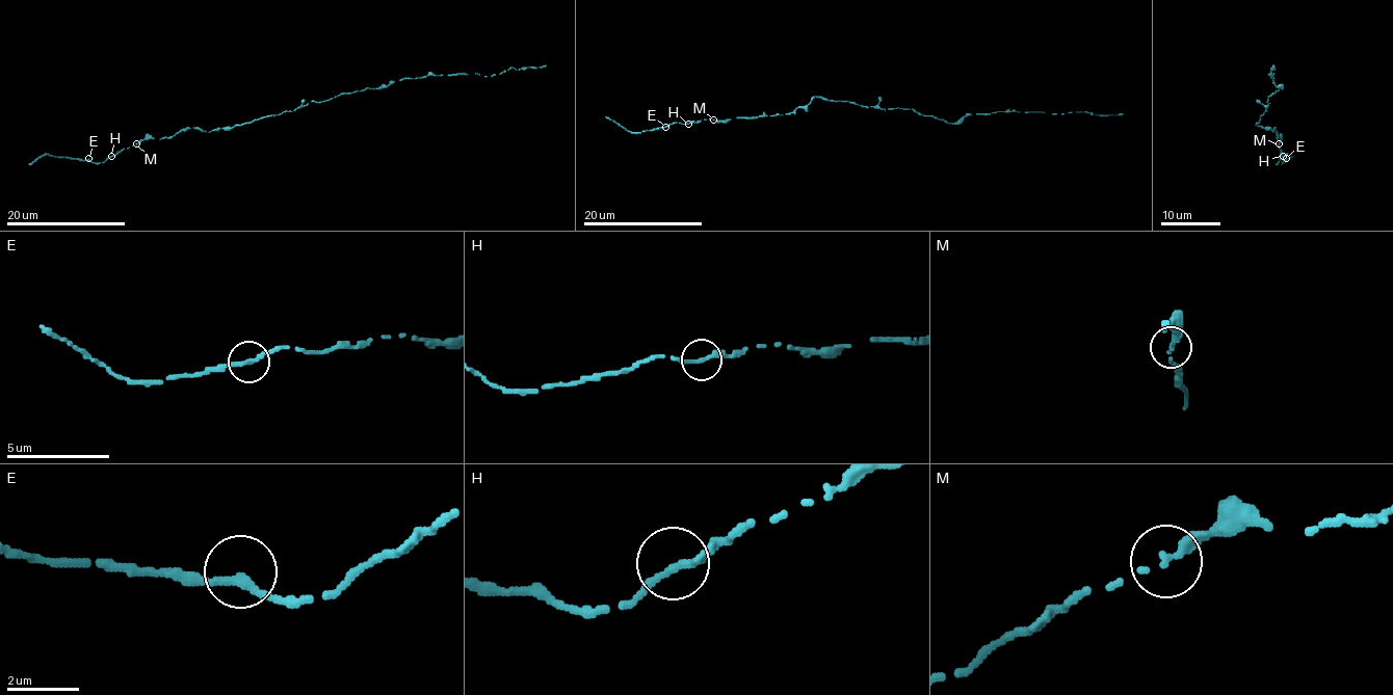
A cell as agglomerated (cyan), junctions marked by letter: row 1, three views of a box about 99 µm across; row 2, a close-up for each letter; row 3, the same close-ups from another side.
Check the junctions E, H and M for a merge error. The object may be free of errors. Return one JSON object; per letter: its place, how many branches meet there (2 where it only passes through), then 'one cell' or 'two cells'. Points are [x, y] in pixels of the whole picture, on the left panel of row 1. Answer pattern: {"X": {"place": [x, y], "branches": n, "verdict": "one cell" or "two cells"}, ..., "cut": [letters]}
{"E": {"place": [88, 158], "branches": 2, "verdict": "one cell"}, "H": {"place": [111, 156], "branches": 2, "verdict": "one cell"}, "M": {"place": [136, 143], "branches": 2, "verdict": "one cell"}, "cut": []}

